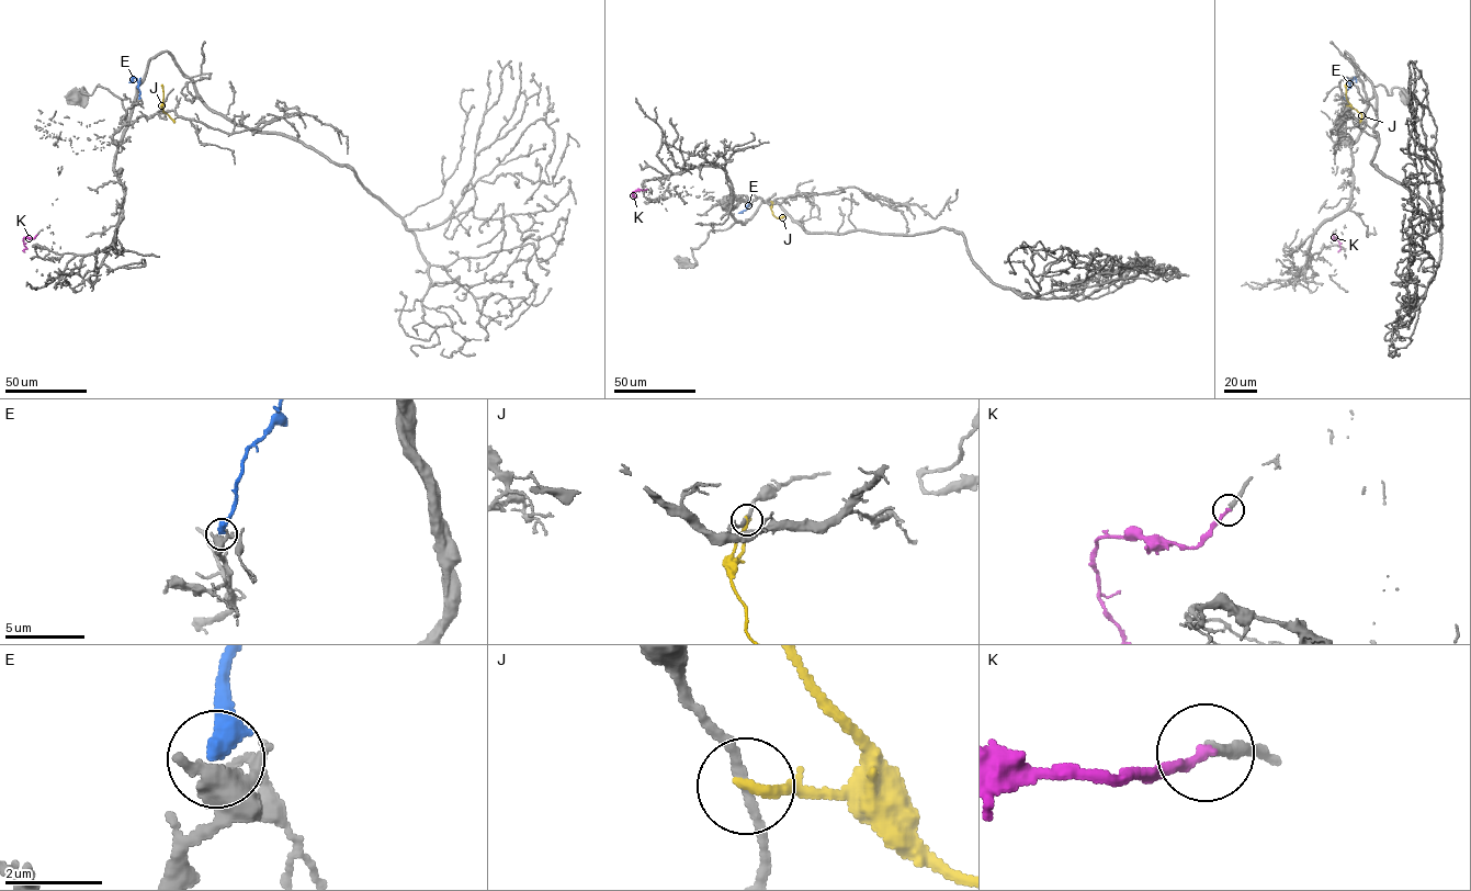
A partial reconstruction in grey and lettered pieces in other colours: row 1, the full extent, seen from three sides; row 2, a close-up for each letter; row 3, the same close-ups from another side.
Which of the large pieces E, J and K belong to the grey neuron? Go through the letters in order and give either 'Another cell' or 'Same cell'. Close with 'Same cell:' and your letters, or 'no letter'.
E: Another cell
J: Another cell
K: Same cell
Same cell: K

